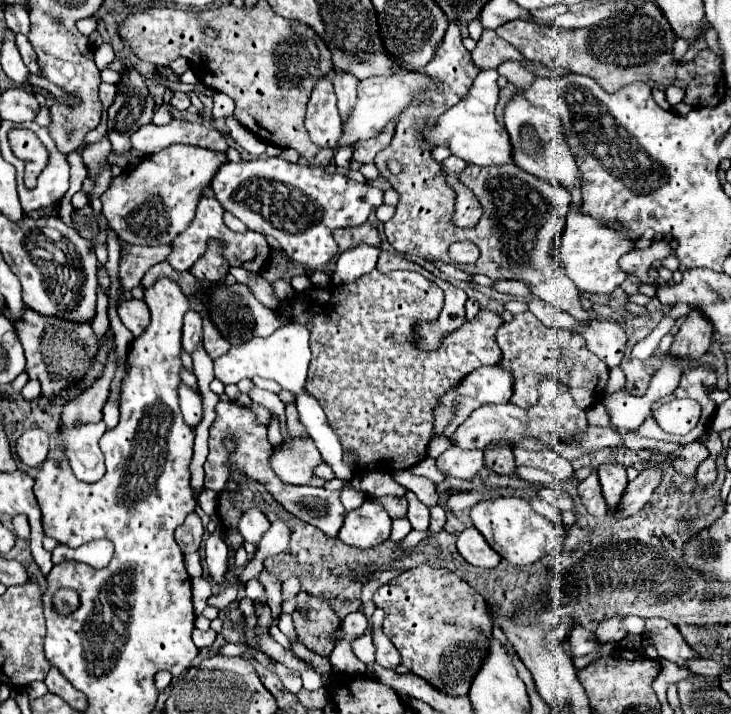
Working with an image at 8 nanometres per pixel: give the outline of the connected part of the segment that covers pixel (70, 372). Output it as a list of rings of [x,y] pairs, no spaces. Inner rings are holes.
[[[26,308],[26,324],[14,326],[24,348],[26,372],[30,378],[40,380],[44,396],[58,394],[60,390],[72,386],[92,366],[100,338],[94,336],[90,324],[66,324],[64,320],[38,316],[38,312],[30,312]]]

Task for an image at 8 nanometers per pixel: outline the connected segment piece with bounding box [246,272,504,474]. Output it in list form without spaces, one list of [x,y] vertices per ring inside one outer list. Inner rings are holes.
[[[370,272],[360,276],[350,284],[330,284],[312,286],[290,300],[278,300],[270,282],[262,276],[248,280],[246,286],[256,296],[260,304],[272,312],[290,318],[292,322],[306,324],[310,330],[312,362],[306,380],[306,392],[318,400],[326,412],[330,428],[340,438],[342,450],[356,454],[356,474],[362,472],[398,472],[412,468],[428,456],[428,442],[434,436],[434,408],[438,400],[452,390],[462,378],[482,366],[494,366],[502,358],[502,350],[494,340],[498,326],[504,322],[502,316],[480,310],[474,320],[466,320],[460,330],[444,336],[440,346],[432,352],[420,350],[414,344],[412,332],[394,334],[394,328],[414,328],[420,322],[437,320],[444,304],[444,294],[434,282],[426,280],[422,274],[380,274]]]

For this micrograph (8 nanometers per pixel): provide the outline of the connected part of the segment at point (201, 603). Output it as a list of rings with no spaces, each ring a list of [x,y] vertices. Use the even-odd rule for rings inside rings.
[[[194,578],[192,580],[192,602],[194,602],[194,612],[202,614],[202,610],[206,608],[206,600],[212,596],[212,588],[210,582],[204,578]]]

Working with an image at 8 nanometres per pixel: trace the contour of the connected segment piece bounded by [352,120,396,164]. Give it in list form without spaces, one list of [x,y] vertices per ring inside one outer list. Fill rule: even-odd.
[[[390,120],[390,122],[386,124],[386,128],[384,128],[378,136],[374,136],[374,138],[370,138],[370,140],[360,140],[358,144],[354,144],[354,146],[352,146],[352,160],[358,162],[358,164],[372,162],[374,156],[376,156],[382,148],[386,148],[386,146],[390,144],[390,140],[392,140],[392,136],[394,136],[394,126],[396,126],[396,120]]]

